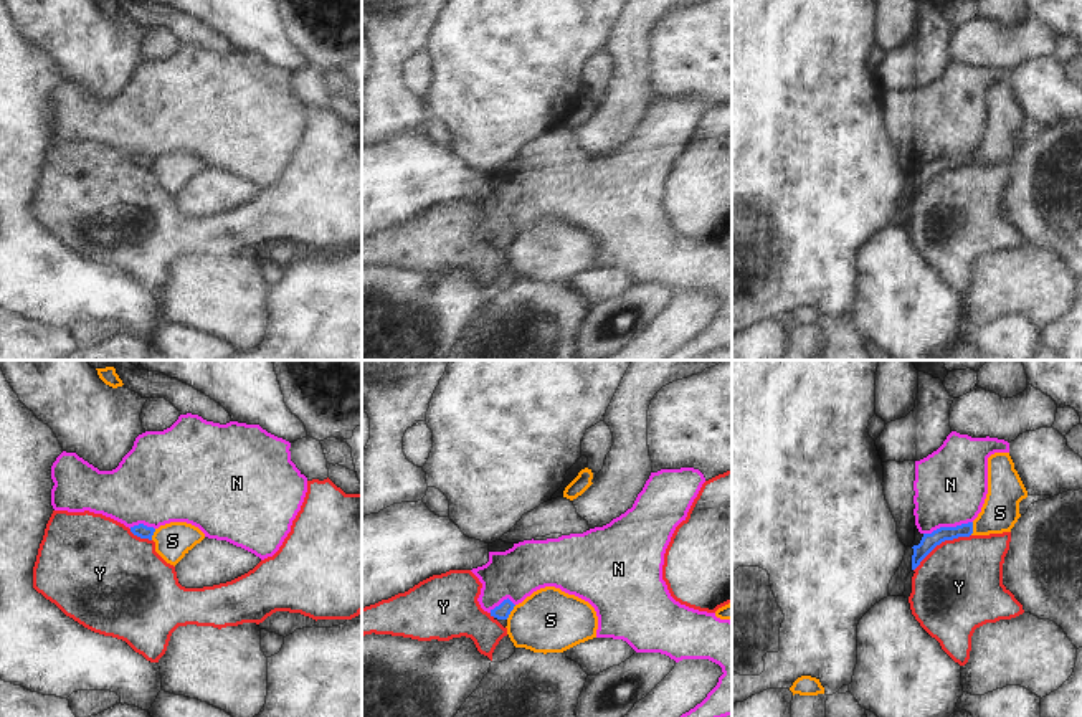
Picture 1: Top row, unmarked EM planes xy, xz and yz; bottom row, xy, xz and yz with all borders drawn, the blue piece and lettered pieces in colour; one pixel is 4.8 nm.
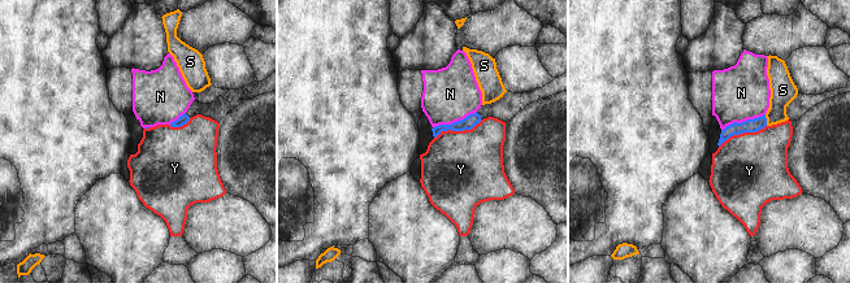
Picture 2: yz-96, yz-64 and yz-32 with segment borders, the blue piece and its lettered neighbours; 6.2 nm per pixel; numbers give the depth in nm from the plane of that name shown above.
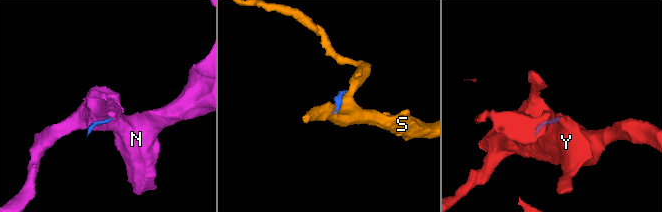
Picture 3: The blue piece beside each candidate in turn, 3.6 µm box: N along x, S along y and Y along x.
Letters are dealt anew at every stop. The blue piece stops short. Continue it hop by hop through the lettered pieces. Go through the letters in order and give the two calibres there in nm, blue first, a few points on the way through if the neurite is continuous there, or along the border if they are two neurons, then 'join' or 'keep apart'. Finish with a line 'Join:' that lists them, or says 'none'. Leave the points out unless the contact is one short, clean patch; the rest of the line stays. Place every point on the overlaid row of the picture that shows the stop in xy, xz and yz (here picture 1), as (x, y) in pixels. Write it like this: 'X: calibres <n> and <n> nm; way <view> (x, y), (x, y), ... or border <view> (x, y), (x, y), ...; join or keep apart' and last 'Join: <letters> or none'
N: calibres 80 and 360 nm; border yz (972, 521), (940, 526), (924, 534); keep apart
S: calibres 70 and 300 nm; border xz (516, 605), (506, 618); keep apart
Y: calibres 80 and 440 nm; keep apart
Join: none

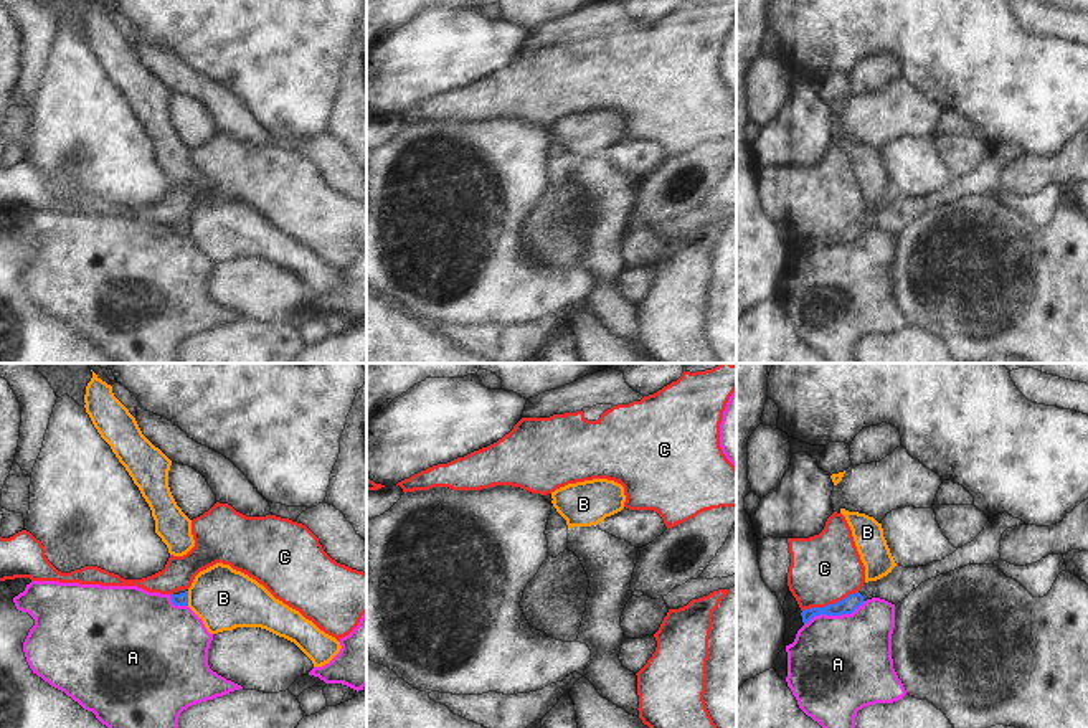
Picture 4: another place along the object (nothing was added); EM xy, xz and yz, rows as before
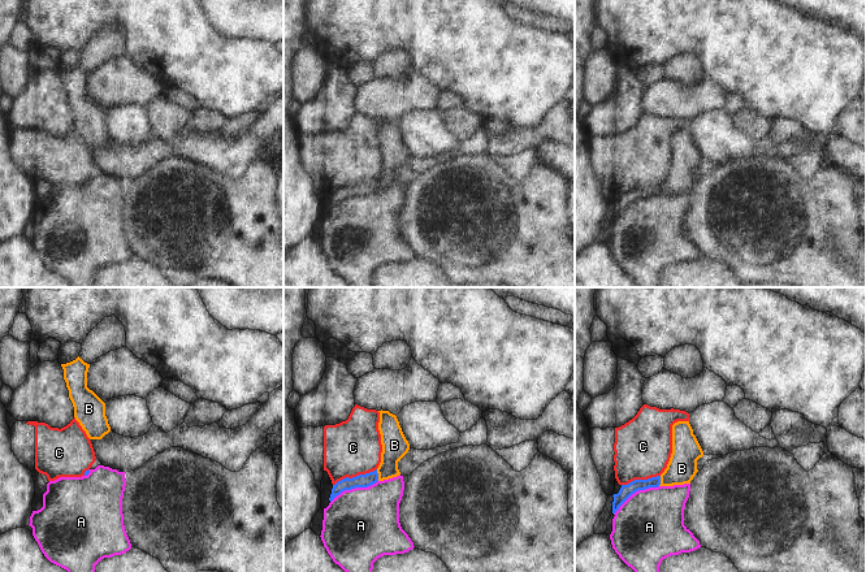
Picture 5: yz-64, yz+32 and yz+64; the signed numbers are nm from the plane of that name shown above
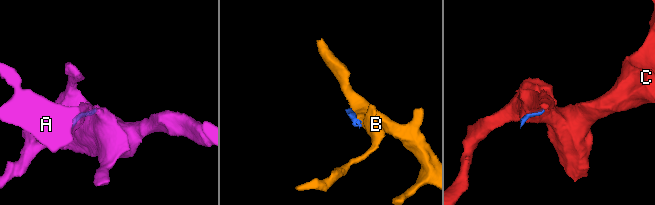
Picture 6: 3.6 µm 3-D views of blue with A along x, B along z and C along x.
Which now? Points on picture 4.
A: calibres 80 and 480 nm; keep apart
B: calibres 60 and 300 nm; border xy (187, 591), (189, 605); keep apart
C: calibres 80 and 340 nm; border yz (857, 590), (837, 601), (811, 606), (803, 611); keep apart
Join: none

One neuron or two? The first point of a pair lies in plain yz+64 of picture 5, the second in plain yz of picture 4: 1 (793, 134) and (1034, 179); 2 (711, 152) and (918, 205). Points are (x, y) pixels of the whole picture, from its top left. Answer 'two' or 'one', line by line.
1: one
2: two

